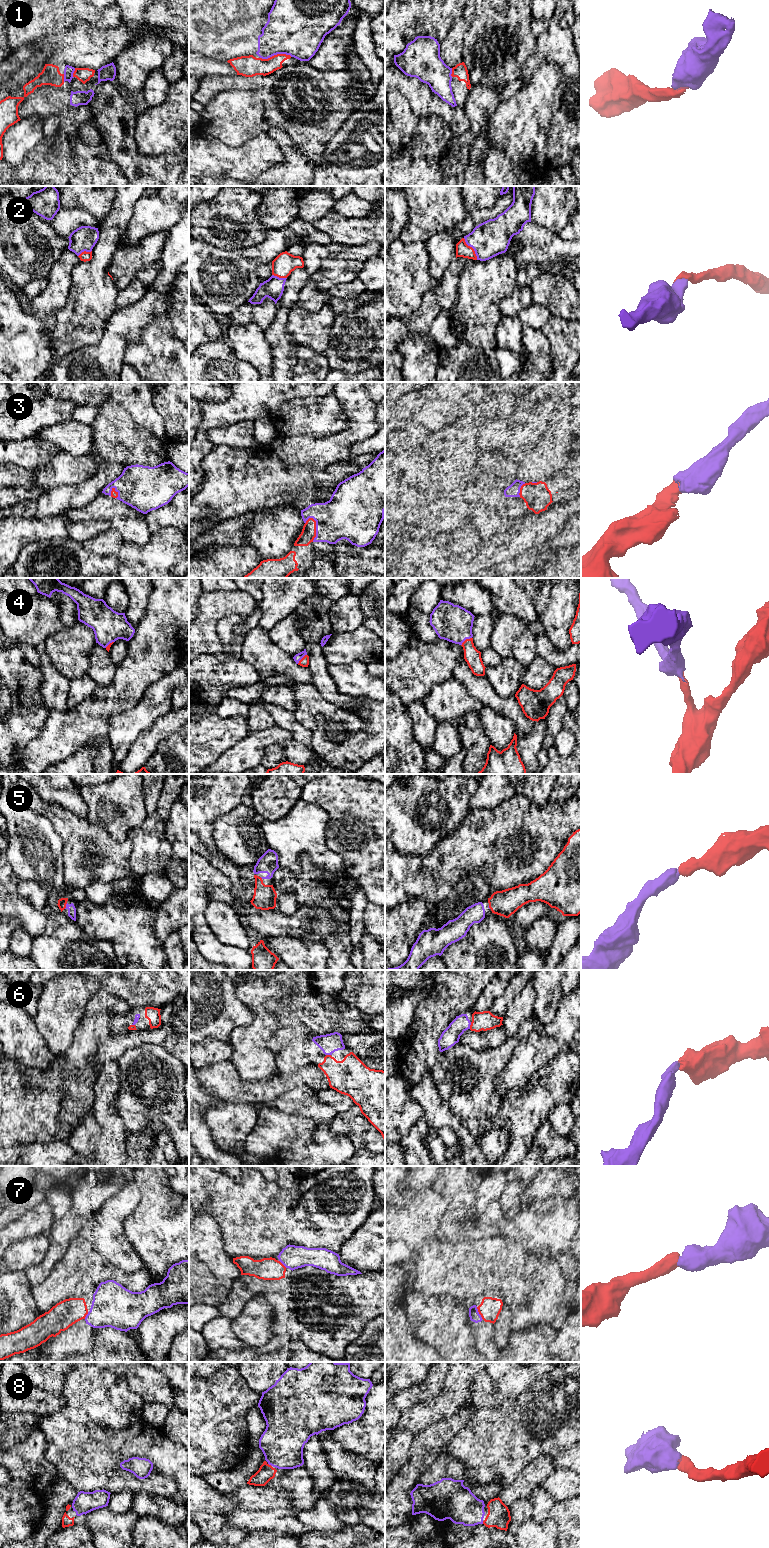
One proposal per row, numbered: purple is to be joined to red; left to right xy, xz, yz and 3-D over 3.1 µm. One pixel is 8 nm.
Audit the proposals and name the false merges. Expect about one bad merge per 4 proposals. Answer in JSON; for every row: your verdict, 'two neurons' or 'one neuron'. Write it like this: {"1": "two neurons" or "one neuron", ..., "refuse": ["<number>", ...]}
{"1": "one neuron", "2": "one neuron", "3": "one neuron", "4": "one neuron", "5": "one neuron", "6": "one neuron", "7": "one neuron", "8": "one neuron", "refuse": []}

